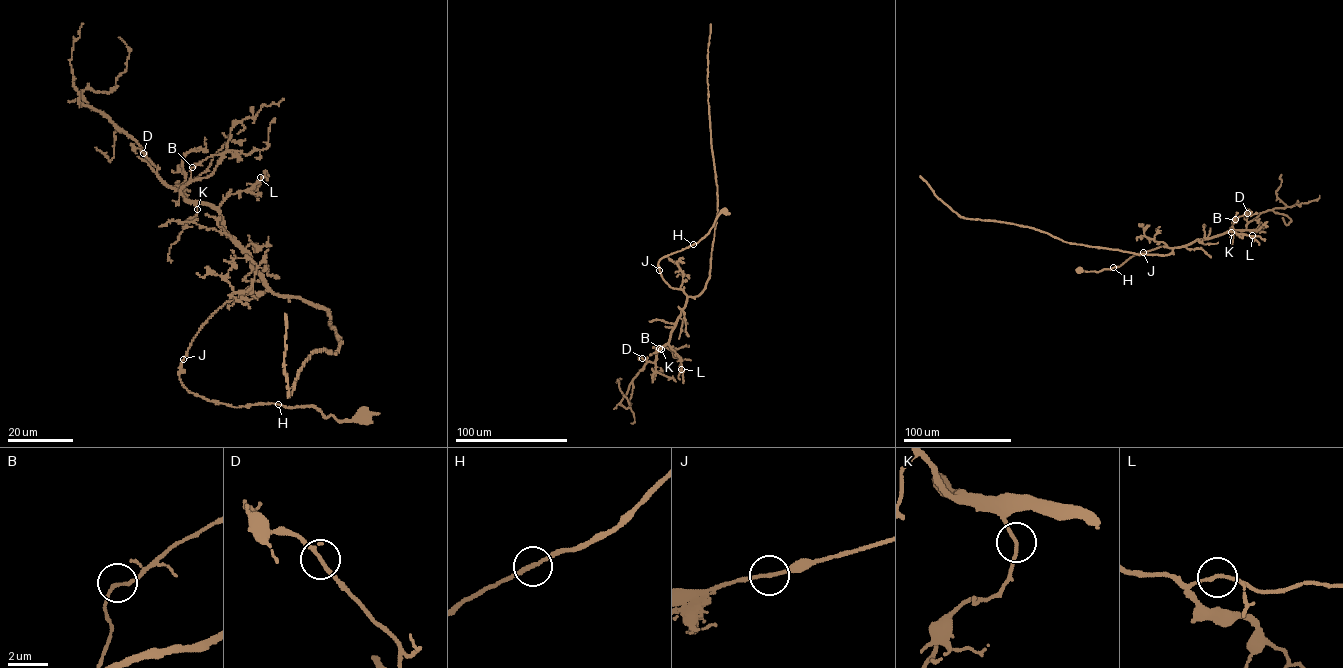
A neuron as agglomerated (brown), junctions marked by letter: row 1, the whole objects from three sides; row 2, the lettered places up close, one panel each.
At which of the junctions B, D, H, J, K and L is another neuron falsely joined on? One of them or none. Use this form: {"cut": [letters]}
{"cut": []}

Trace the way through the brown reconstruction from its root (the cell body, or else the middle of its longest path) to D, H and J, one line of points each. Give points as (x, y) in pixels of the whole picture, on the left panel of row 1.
D: (364, 416), (234, 406), (184, 386), (180, 365), (209, 317), (267, 283), (218, 211), (168, 186), (143, 153)
H: (364, 416), (340, 421), (332, 414), (325, 417), (310, 405), (290, 408), (278, 404)
J: (364, 416), (340, 421), (310, 405), (236, 407), (207, 400), (182, 383), (183, 359)

